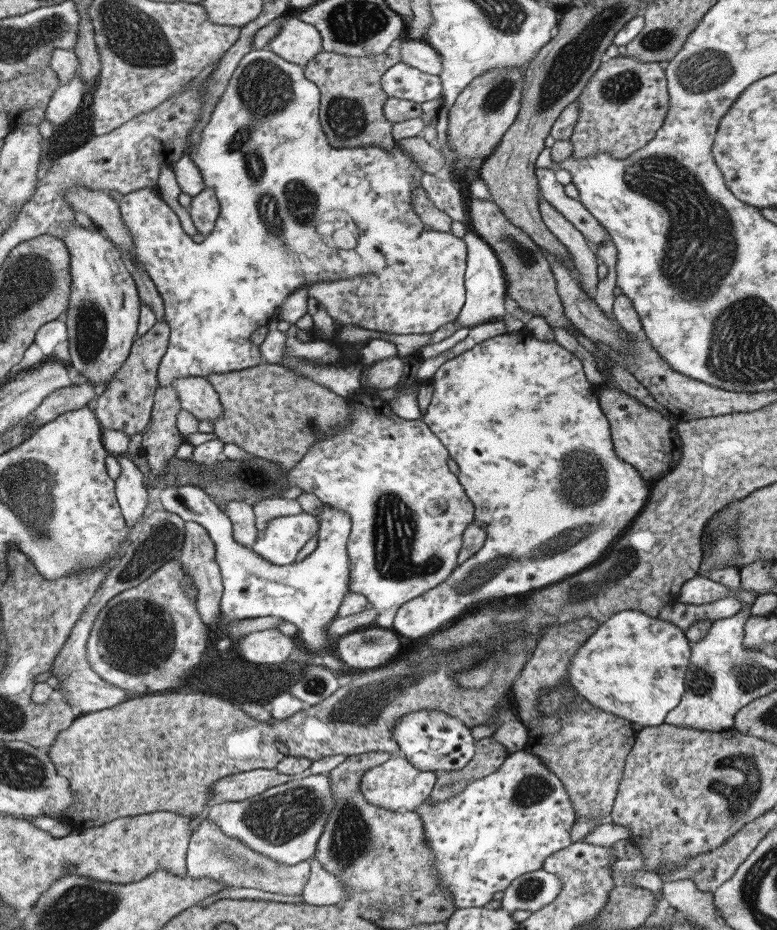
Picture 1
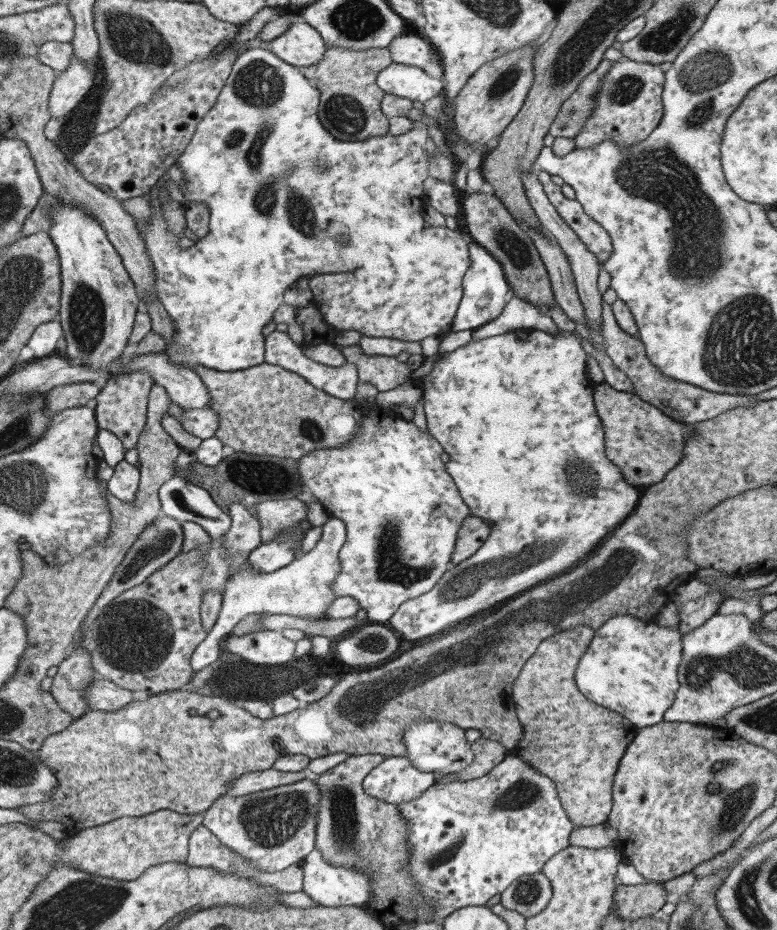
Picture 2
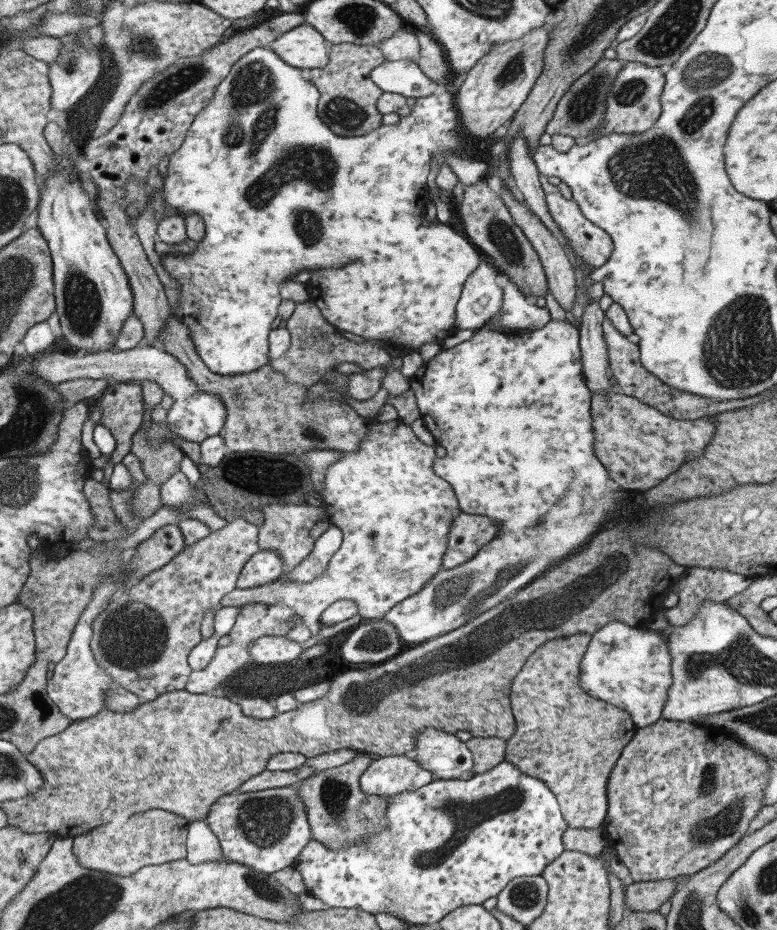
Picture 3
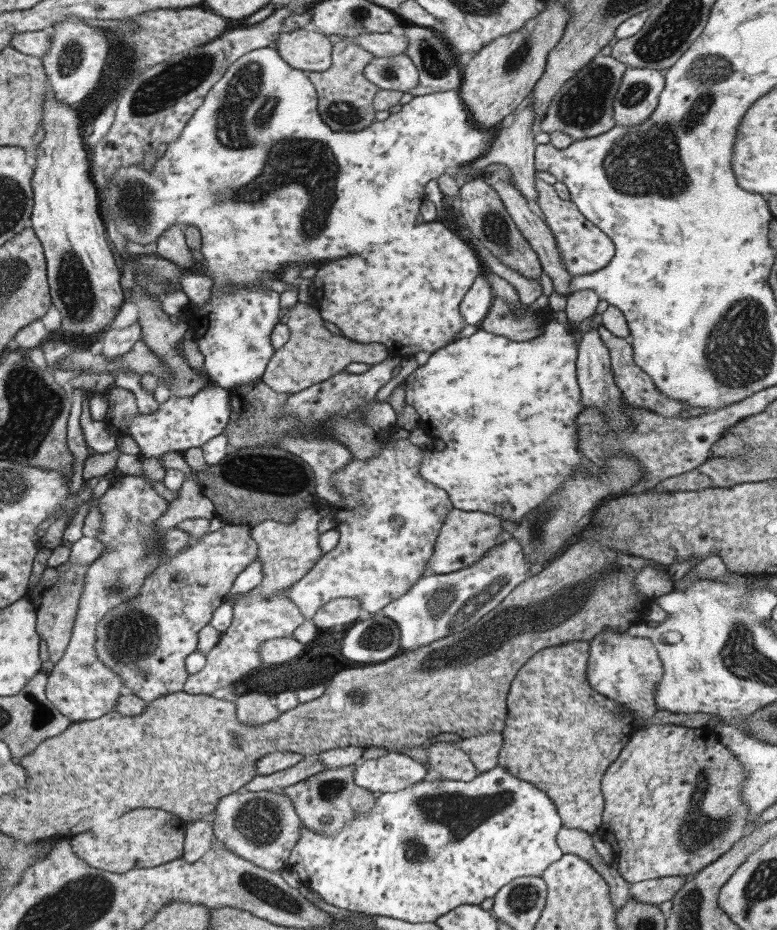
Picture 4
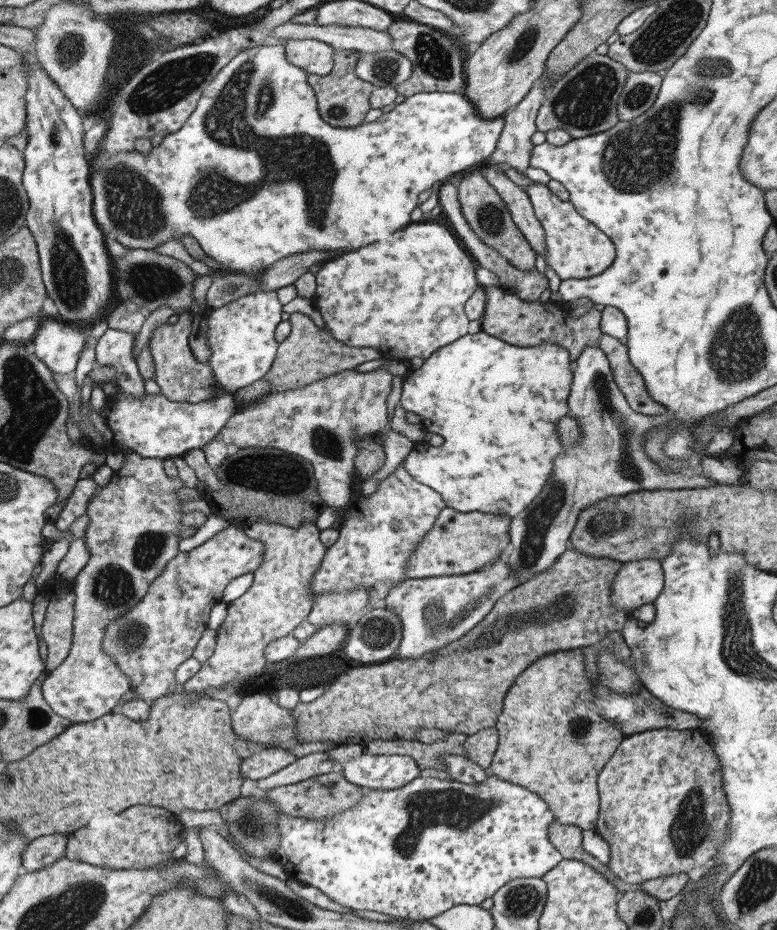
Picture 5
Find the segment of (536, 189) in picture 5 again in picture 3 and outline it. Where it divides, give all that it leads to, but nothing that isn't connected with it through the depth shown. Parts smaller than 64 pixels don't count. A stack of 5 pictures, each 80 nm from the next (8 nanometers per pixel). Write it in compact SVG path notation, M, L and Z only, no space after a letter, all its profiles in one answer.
M539 175L538 181L540 182L541 188L544 192L545 202L549 211L549 214L552 216L554 223L557 223L557 228L559 232L568 240L572 252L576 254L576 257L588 267L591 267L592 270L599 268L606 260L609 258L609 255L612 251L612 240L610 237L595 226L590 220L587 220L582 212L579 210L577 204L573 199L566 200L561 197L561 193L558 191L558 188L554 185L551 185L547 181L545 175Z

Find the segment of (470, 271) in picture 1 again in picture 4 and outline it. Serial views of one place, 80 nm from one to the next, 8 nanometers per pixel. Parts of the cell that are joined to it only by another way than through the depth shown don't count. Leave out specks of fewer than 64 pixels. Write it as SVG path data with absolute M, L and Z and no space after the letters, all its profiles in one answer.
M481 272L472 280L471 286L463 295L458 309L464 324L477 324L485 318L492 305L494 294L486 274Z

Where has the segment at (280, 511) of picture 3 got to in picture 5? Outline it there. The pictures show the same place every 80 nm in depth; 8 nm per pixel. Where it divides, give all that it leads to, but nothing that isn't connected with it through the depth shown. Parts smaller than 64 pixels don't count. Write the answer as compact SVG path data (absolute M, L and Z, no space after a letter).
M305 517L298 528L275 523L265 518L242 531L263 543L262 561L253 573L249 588L235 600L224 605L226 619L216 631L214 649L209 658L188 678L182 688L187 692L202 692L206 688L224 686L236 678L260 672L267 663L264 648L268 642L291 634L306 620L312 607L308 582L319 568L326 548L318 539L318 528Z

